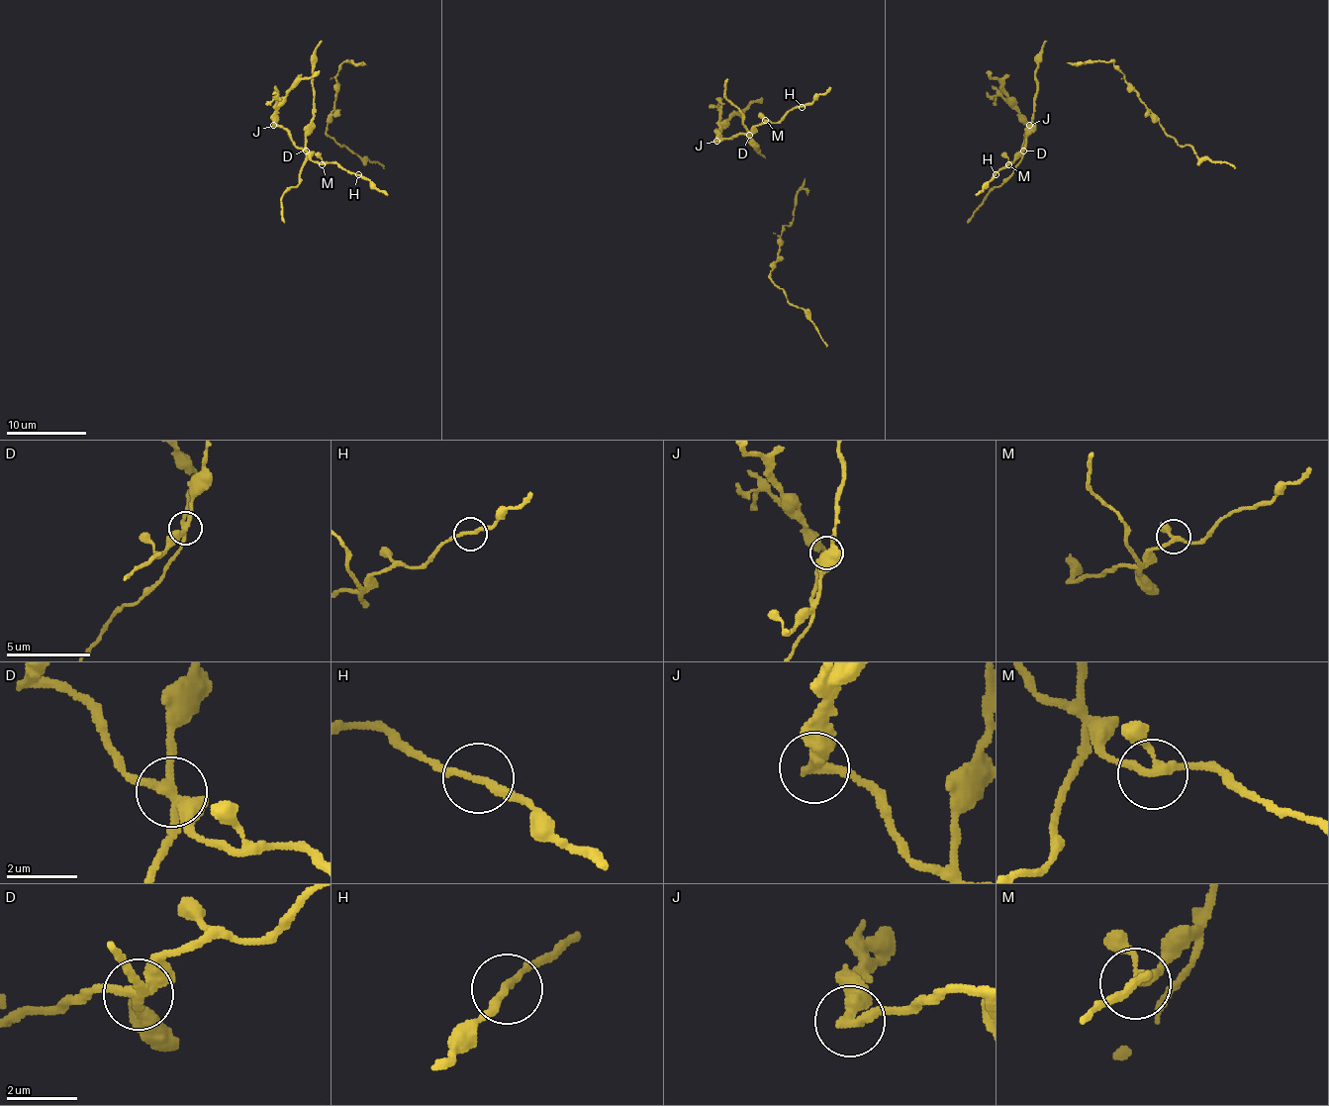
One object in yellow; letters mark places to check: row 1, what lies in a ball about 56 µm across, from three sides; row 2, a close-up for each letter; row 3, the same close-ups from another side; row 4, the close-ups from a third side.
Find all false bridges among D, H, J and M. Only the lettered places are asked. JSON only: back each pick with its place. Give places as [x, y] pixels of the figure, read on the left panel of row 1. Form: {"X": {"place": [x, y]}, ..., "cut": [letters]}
{"D": {"place": [306, 150]}, "J": {"place": [273, 125]}, "cut": ["D", "J"]}

